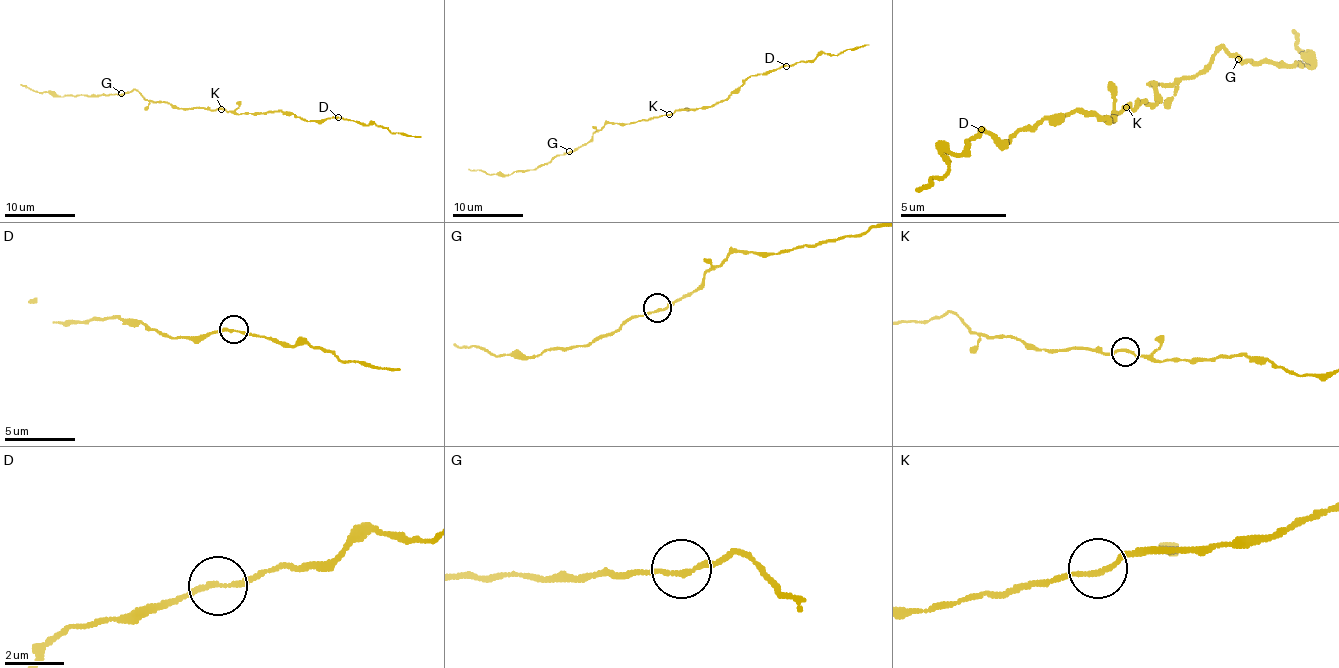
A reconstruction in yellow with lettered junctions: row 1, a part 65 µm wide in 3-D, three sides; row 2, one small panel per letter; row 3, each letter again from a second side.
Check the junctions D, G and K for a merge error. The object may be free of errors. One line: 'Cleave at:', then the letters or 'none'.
Cleave at: none

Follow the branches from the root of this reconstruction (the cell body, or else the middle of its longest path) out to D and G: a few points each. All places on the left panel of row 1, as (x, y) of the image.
D: (221, 109), (239, 114), (288, 111), (304, 120), (337, 116)
G: (221, 109), (172, 107), (165, 102), (149, 102), (135, 90), (121, 93)

